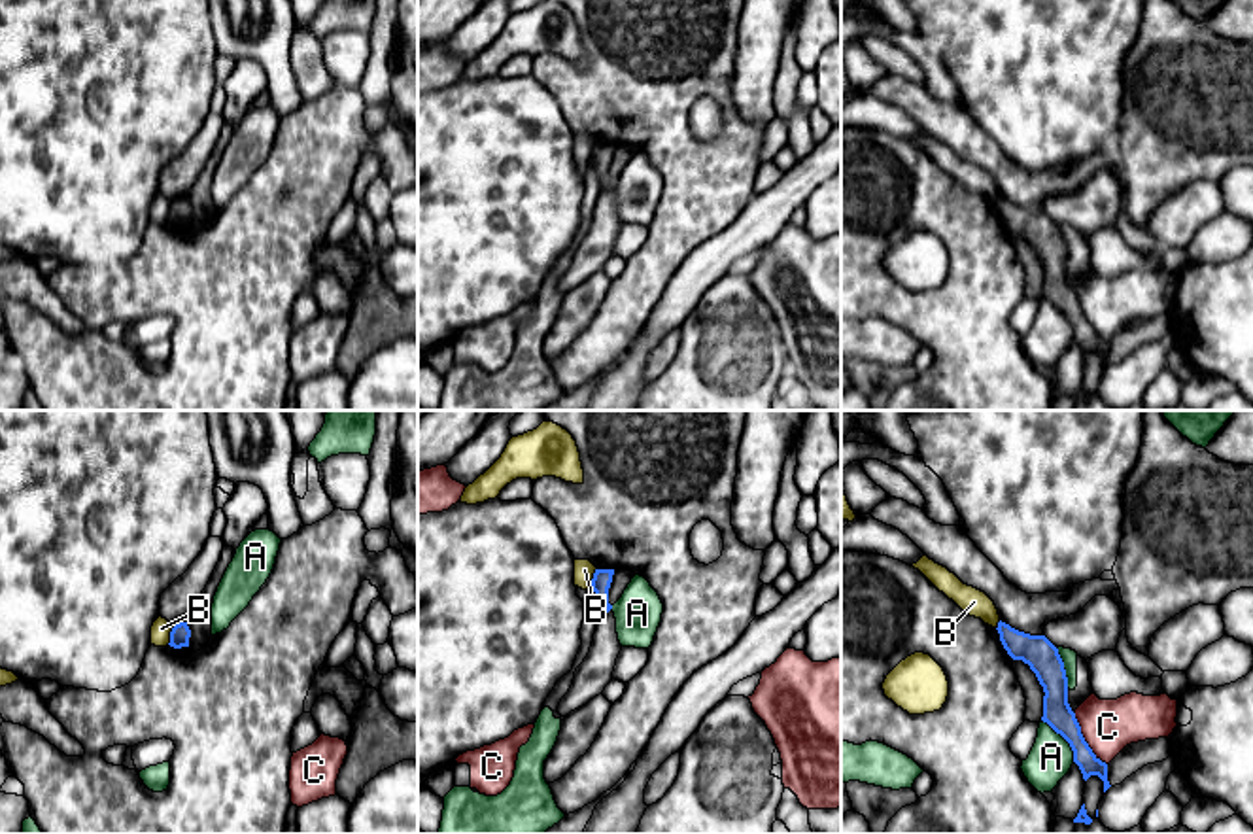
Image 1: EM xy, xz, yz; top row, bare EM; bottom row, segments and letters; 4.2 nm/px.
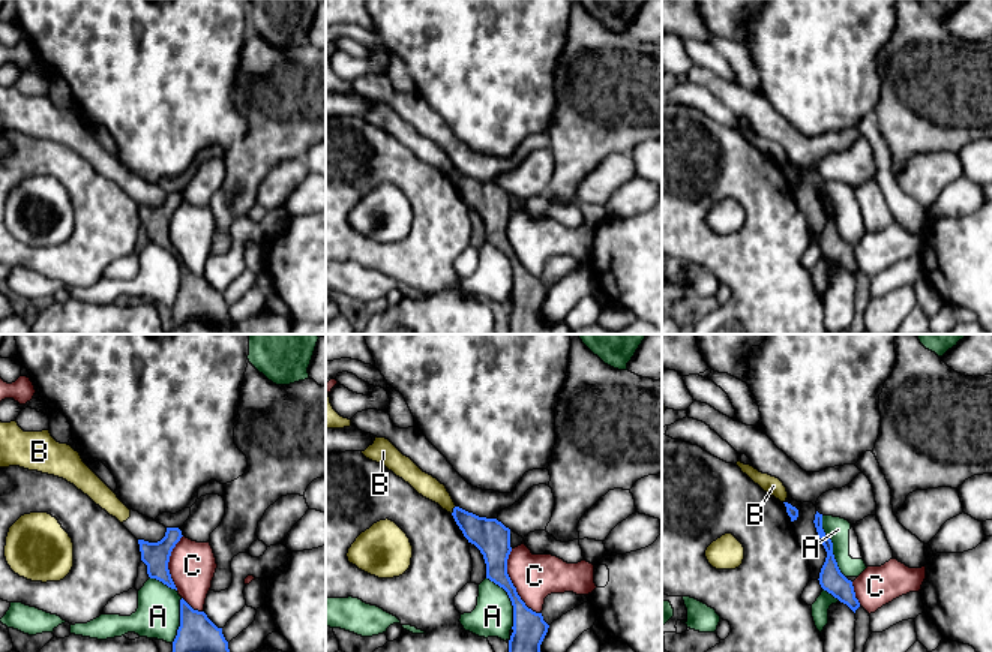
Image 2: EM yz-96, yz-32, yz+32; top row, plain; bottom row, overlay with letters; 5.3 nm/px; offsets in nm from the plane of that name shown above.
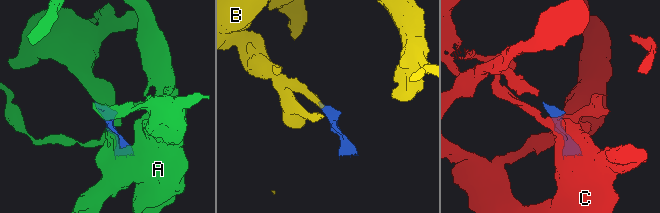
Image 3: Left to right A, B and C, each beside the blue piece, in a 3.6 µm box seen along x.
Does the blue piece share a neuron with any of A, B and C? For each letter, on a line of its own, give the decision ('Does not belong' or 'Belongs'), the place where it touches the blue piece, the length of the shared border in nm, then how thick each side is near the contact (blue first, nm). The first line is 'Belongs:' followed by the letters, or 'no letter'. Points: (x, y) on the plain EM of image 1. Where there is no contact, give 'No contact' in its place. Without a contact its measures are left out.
Belongs: no letter
A: Does not belong. Touches blue at yz (1064, 314). Shared border 240 nm. Thickness 120 nm (blue) against 190 nm
B: Does not belong. Touches blue at xz (594, 154). Shared border 90 nm. Thickness 80 nm (blue) against 90 nm
C: Does not belong. Touches blue at yz (1083, 314). Shared border 280 nm. Thickness 120 nm (blue) against 220 nm

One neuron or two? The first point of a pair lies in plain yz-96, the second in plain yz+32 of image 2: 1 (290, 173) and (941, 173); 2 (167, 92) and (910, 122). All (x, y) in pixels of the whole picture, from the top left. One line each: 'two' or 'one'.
1: one
2: two

